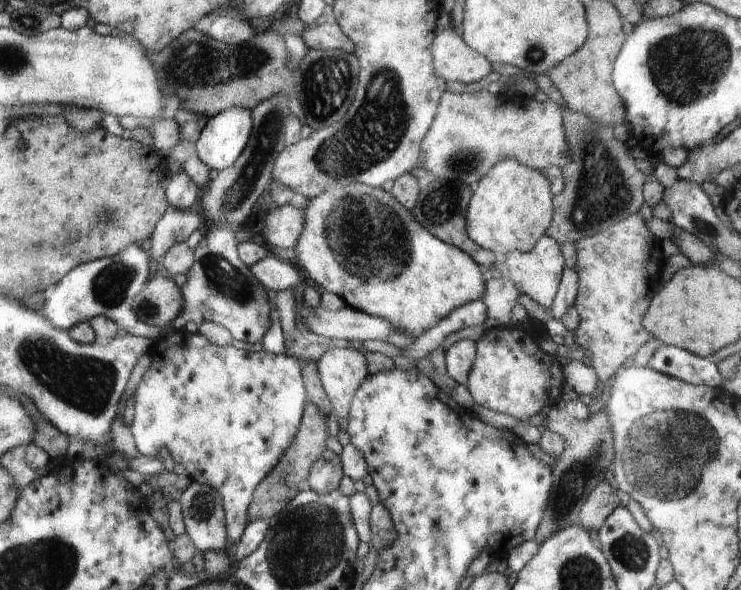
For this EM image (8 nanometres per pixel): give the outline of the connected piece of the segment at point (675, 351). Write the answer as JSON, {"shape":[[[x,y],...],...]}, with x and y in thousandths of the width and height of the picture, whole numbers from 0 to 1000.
{"shape":[[[910,585],[891,586],[874,620],[937,653],[973,656],[977,646],[977,637],[964,612]]]}

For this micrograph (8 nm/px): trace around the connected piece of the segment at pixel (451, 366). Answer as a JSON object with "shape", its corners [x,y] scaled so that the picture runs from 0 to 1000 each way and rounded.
{"shape":[[[623,575],[602,598],[601,627],[625,656],[630,654],[632,636],[641,608],[641,581],[634,575]]]}

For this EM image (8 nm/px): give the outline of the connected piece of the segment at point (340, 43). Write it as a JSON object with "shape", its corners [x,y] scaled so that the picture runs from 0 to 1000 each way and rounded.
{"shape":[[[448,32],[437,41],[410,46],[406,63],[417,83],[456,83],[468,90],[479,88],[474,64],[470,64],[460,44]]]}

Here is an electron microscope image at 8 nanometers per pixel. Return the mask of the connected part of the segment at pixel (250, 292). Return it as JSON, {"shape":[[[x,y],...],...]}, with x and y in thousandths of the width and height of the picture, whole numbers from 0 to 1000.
{"shape":[[[312,380],[289,385],[260,422],[265,441],[246,483],[251,522],[243,539],[232,546],[235,559],[263,559],[274,542],[282,542],[305,556],[321,578],[351,581],[356,563],[364,556],[367,519],[362,512],[359,490],[321,431],[320,390],[321,385]]]}

